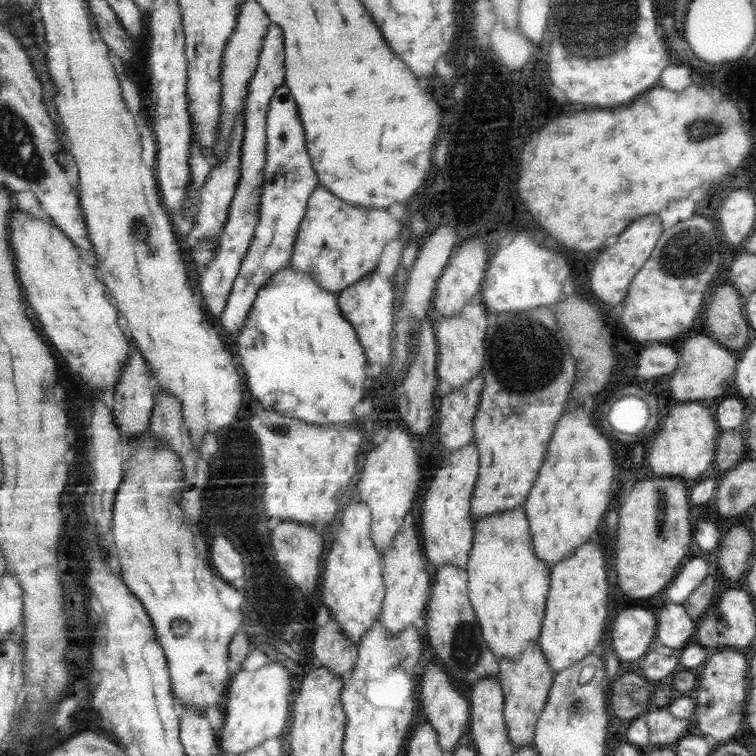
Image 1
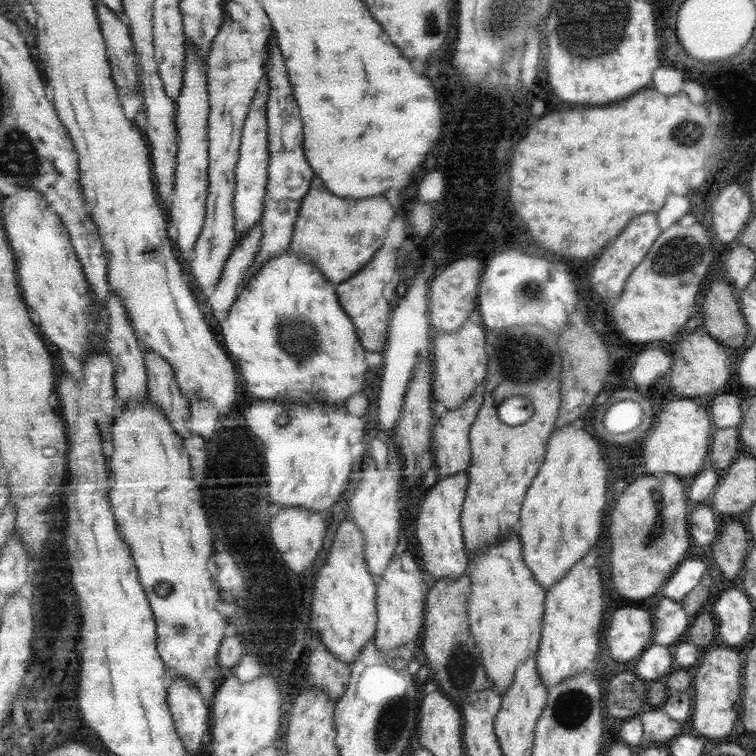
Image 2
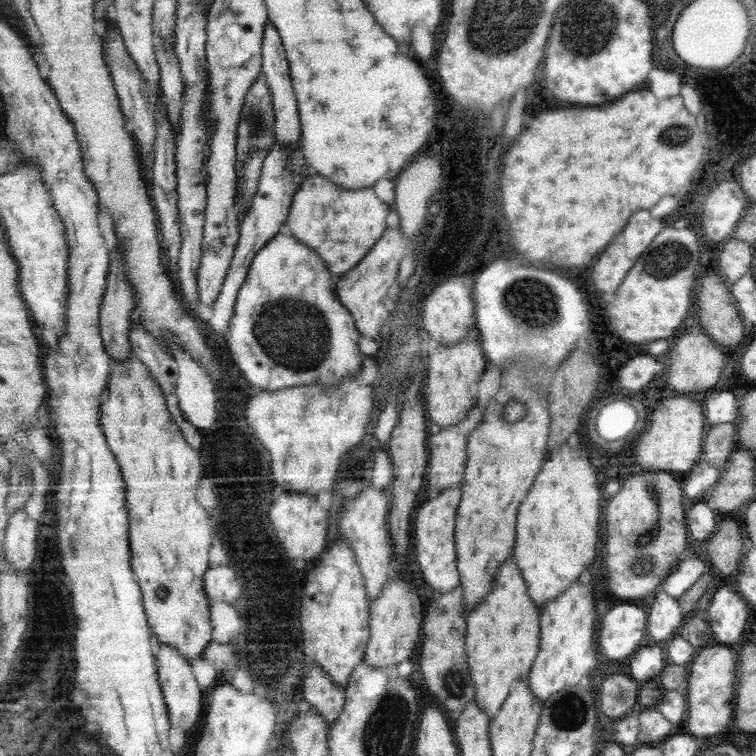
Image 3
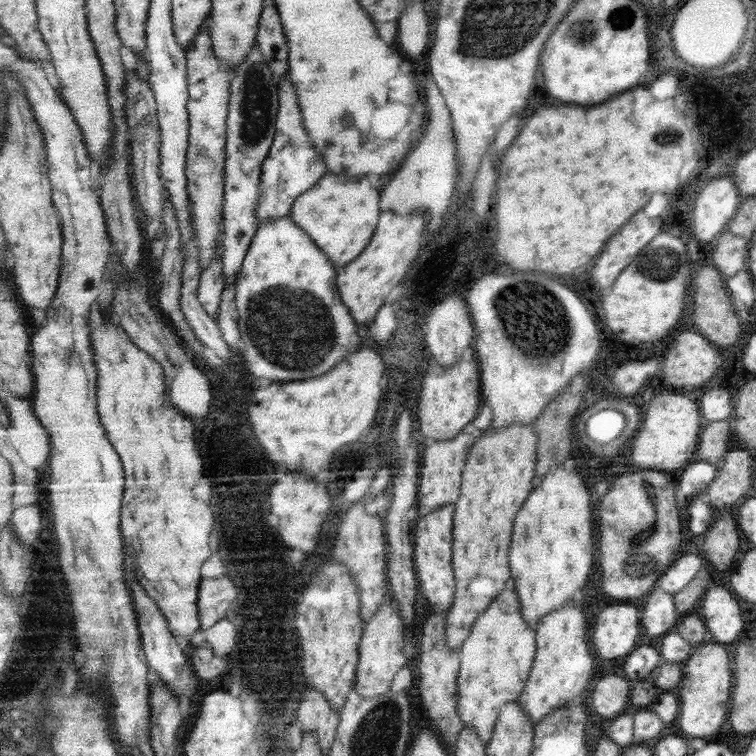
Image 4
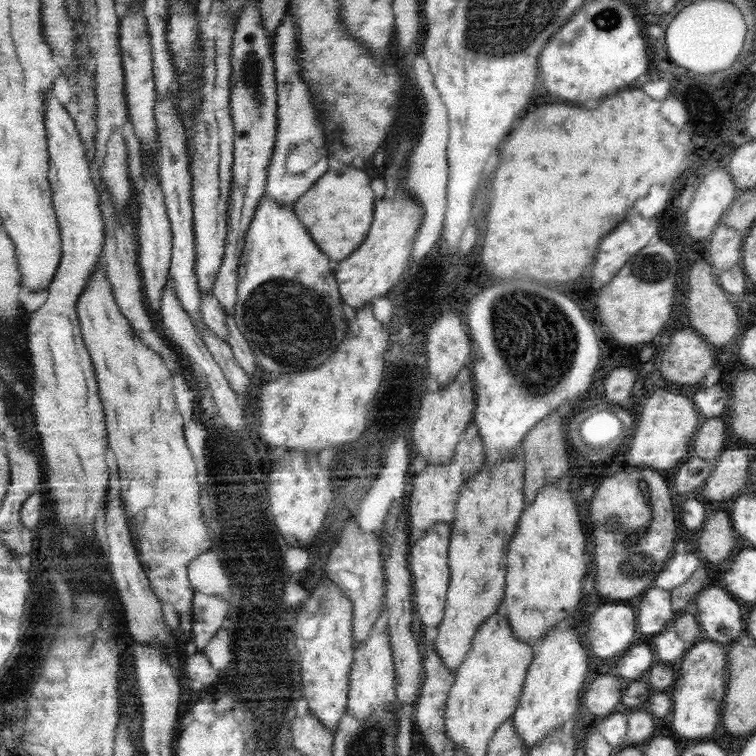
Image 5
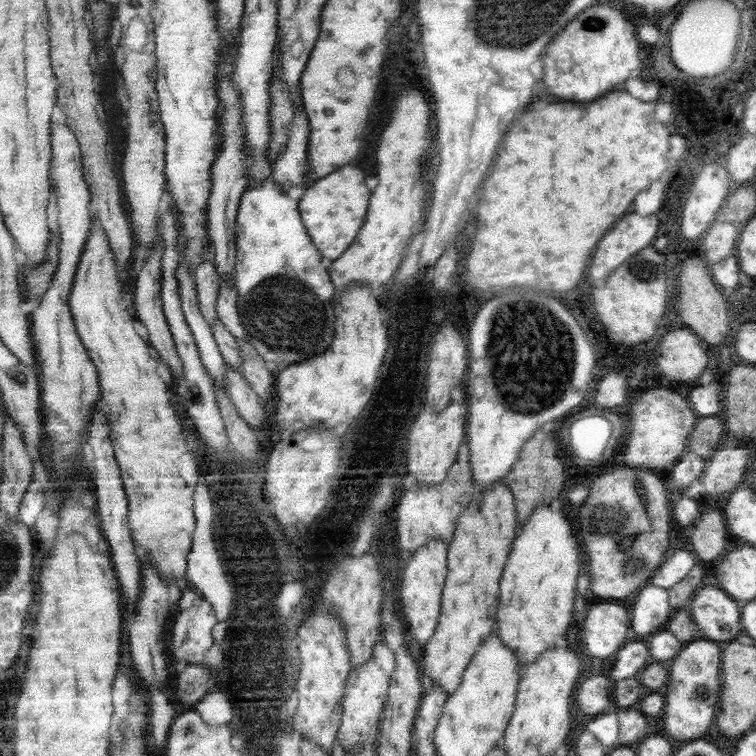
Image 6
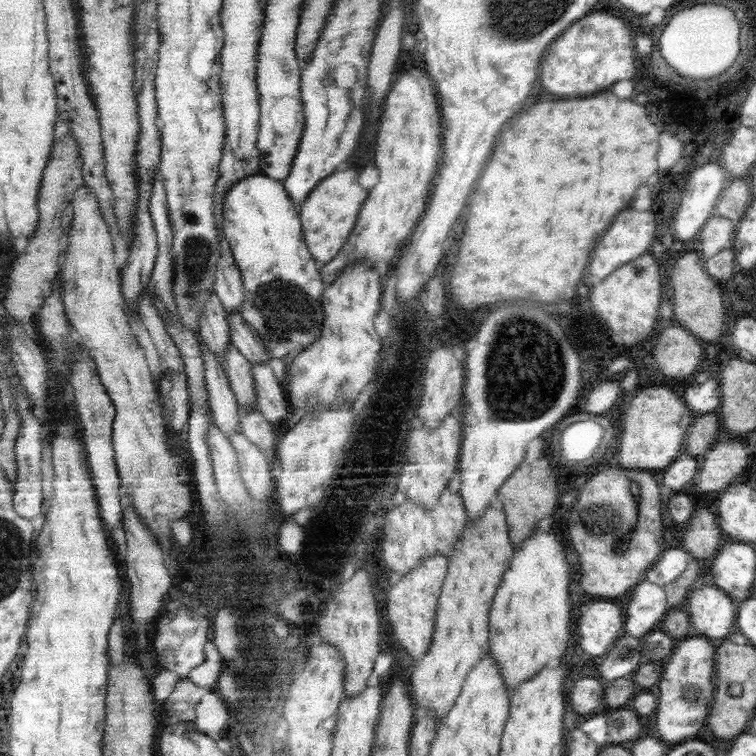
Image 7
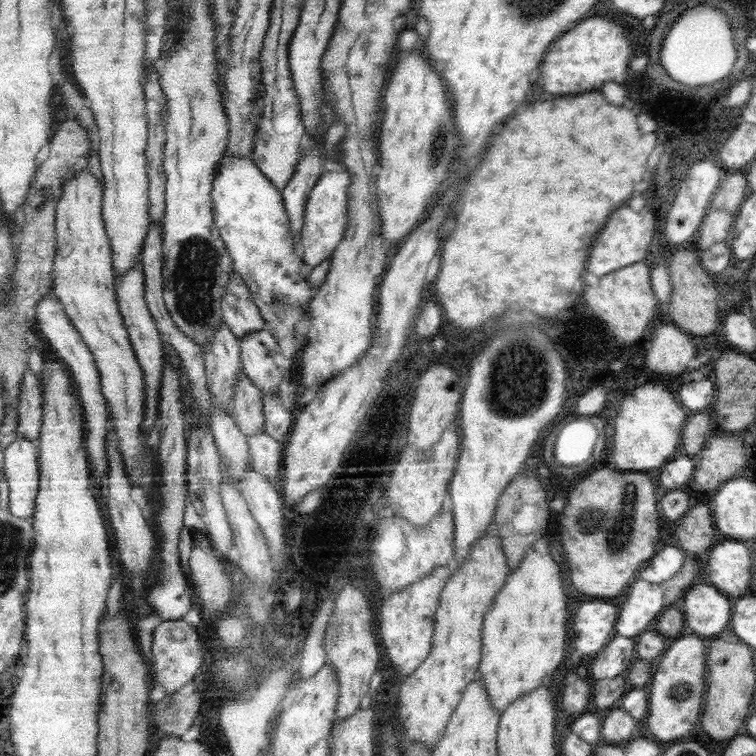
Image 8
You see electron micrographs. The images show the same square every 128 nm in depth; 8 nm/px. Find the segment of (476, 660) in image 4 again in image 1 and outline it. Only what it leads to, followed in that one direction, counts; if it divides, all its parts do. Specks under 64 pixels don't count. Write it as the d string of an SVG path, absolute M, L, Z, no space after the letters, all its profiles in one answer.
M523 504L513 511L498 512L498 514L477 521L474 528L474 548L466 568L470 573L471 604L474 605L477 618L482 625L483 637L499 661L501 658L511 658L512 660L522 658L523 651L529 644L542 636L544 619L546 618L552 569L551 565L543 562L535 553L530 520L526 510L525 504Z

